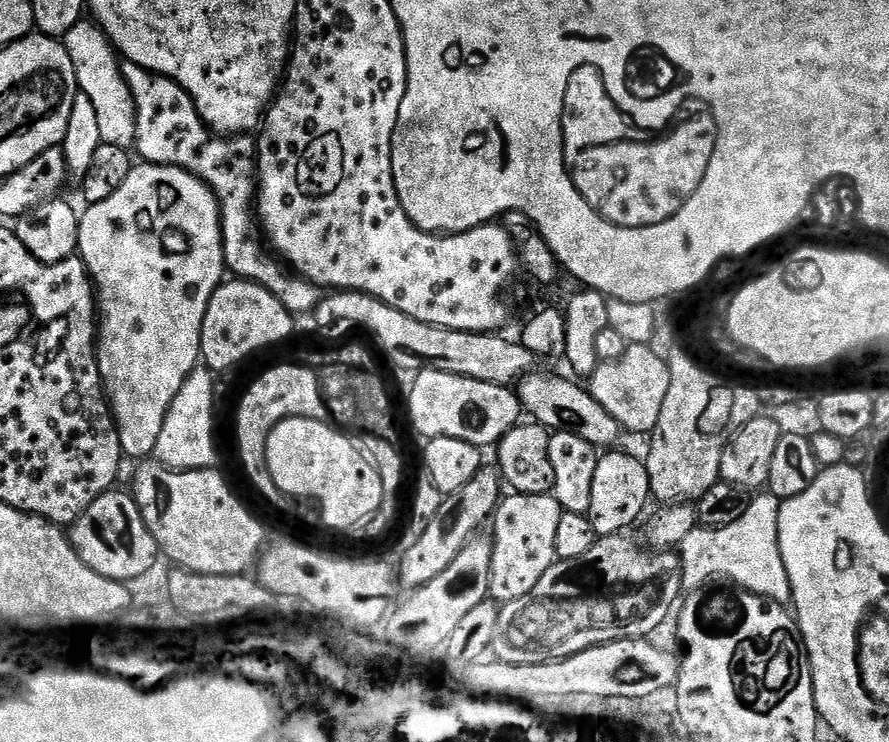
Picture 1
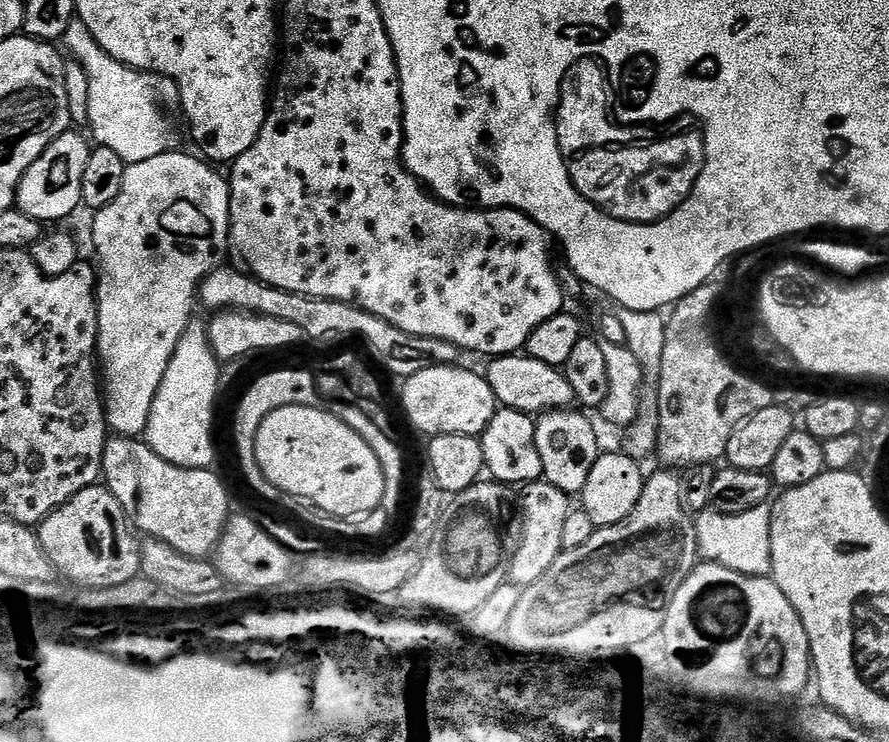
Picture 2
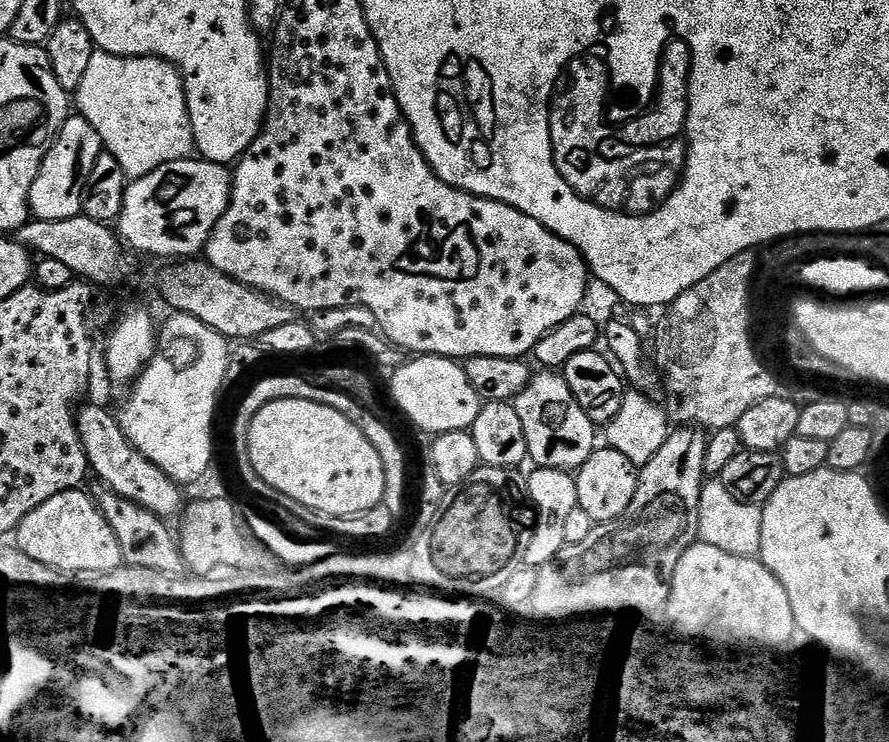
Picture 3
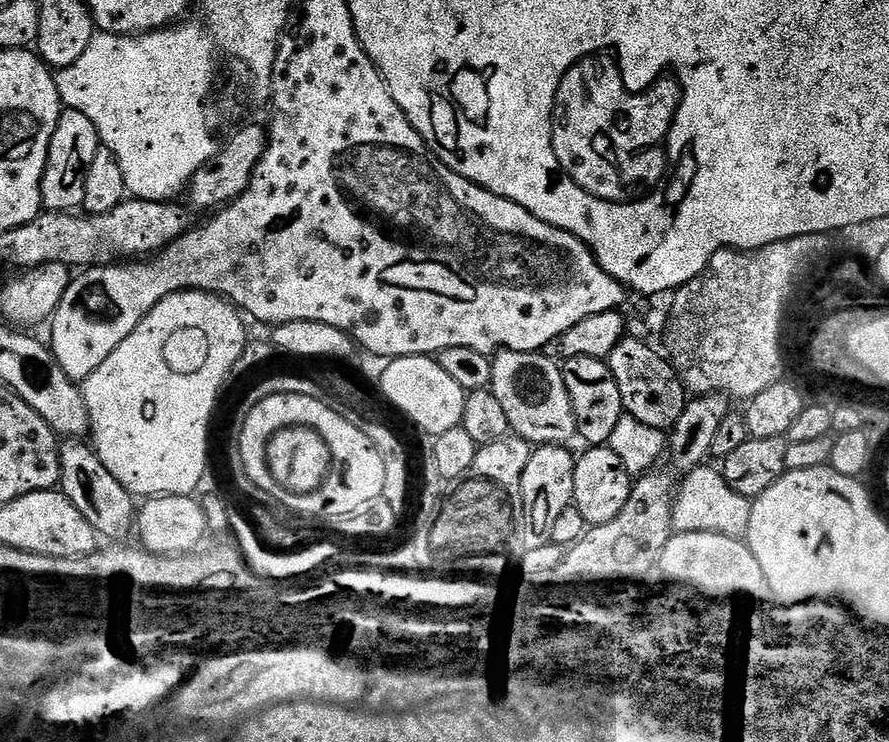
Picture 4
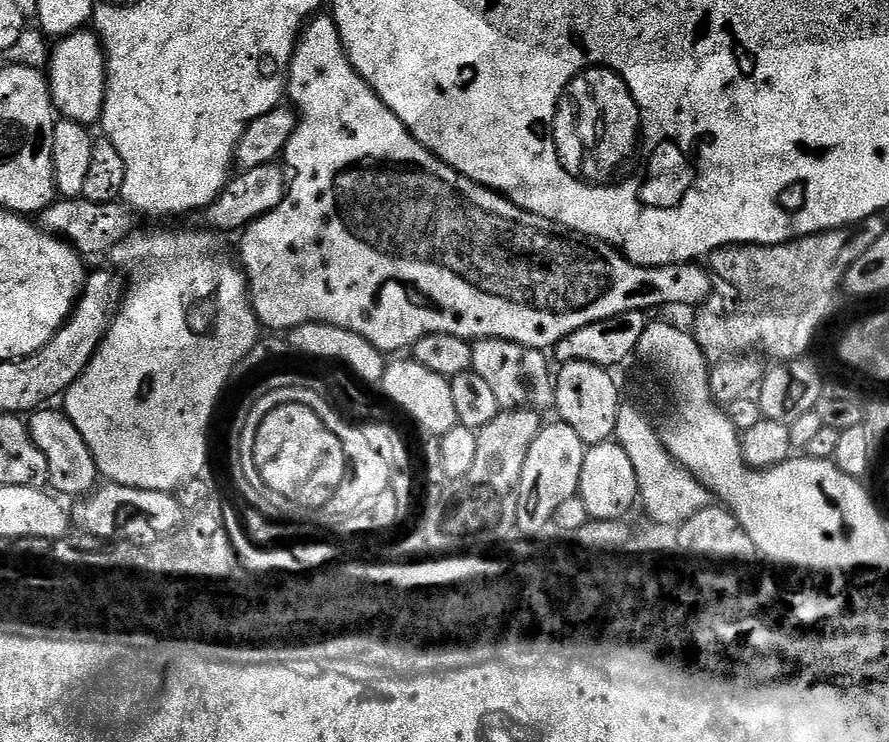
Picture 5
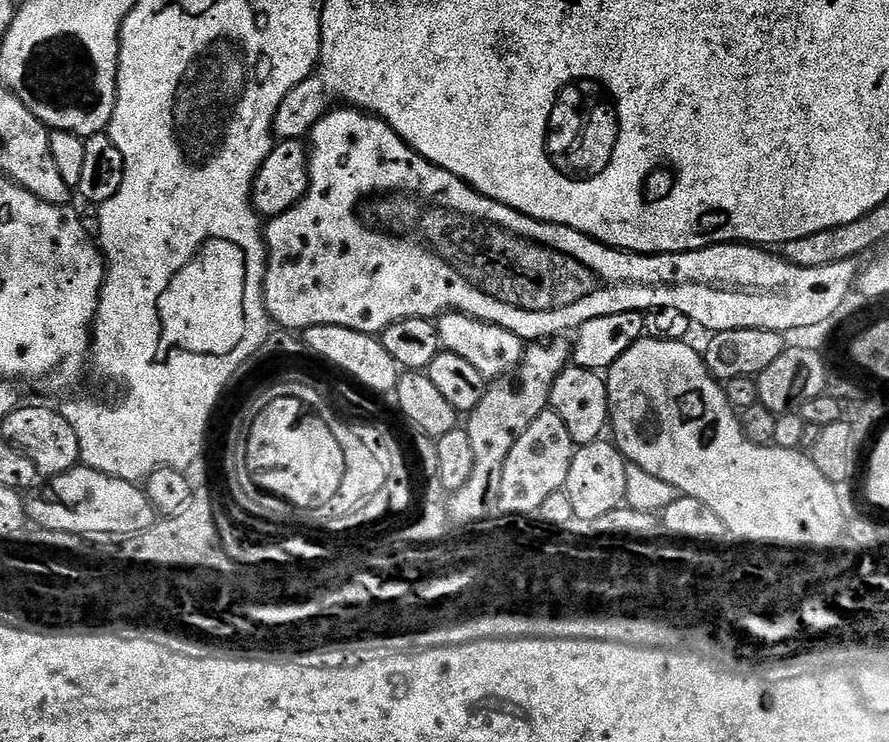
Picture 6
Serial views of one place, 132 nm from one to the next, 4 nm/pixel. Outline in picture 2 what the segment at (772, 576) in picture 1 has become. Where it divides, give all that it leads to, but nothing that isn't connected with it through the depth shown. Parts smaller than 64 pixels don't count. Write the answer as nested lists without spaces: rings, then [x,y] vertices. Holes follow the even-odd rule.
[[[771,503],[754,506],[754,510],[746,510],[746,514],[722,514],[715,510],[701,512],[696,520],[696,547],[699,555],[709,564],[721,564],[730,570],[738,570],[738,574],[767,576],[772,570],[772,555],[770,554],[771,521]]]

